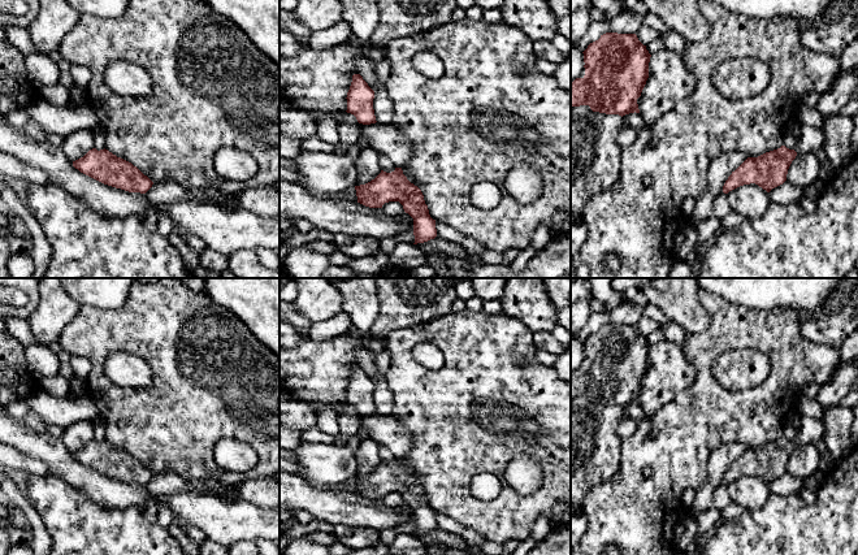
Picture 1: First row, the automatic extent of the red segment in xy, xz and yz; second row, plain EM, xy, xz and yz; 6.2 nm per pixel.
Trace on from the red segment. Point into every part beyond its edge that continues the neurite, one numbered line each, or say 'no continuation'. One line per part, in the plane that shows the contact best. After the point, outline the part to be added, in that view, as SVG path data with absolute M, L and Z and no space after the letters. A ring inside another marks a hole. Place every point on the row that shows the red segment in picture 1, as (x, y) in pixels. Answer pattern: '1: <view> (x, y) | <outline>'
no continuation

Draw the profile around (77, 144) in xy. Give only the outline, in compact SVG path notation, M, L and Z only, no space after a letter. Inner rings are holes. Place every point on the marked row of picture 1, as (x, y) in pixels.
M77 130L64 138L61 144L62 152L73 162L83 157L90 149L94 148L95 136L94 130Z

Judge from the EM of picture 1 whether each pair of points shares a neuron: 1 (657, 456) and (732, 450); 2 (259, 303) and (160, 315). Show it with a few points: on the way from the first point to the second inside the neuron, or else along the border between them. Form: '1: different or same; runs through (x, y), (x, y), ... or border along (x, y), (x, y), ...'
1: different; border along (741, 442), (724, 442), (711, 452), (706, 481)
2: different; border along (204, 291), (215, 302), (228, 308), (247, 328)

